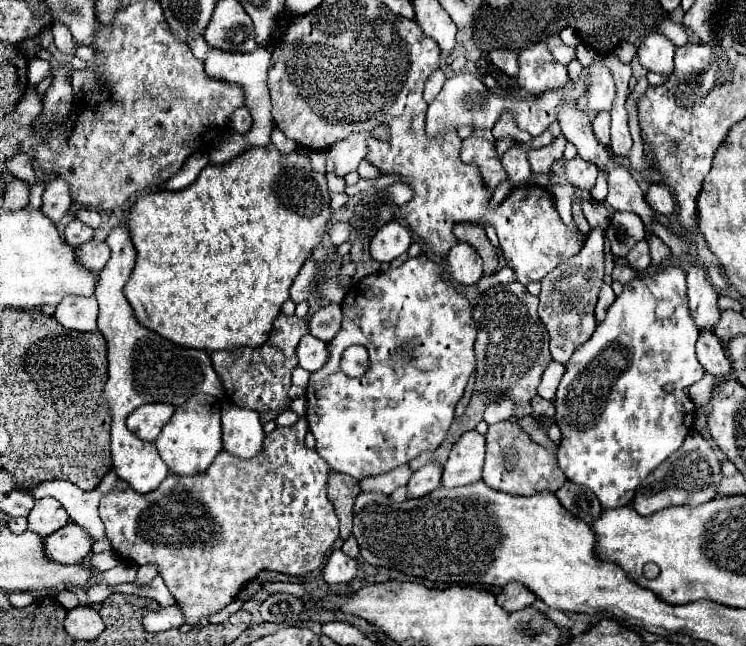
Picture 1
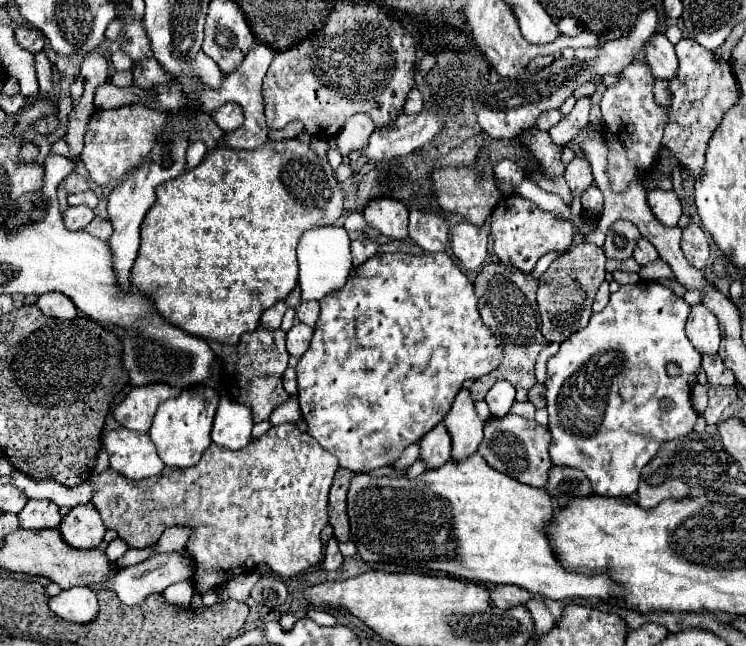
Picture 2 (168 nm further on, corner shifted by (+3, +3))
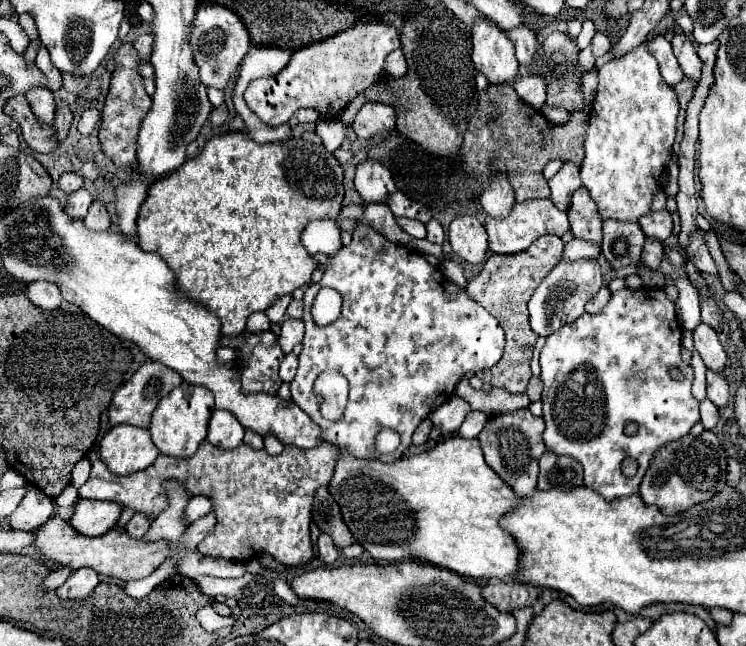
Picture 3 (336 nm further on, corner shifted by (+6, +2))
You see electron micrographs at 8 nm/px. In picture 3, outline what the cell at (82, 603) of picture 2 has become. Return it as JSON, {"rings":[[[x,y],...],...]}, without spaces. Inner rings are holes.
{"rings":[[[80,568],[76,572],[70,574],[70,578],[56,590],[56,594],[60,598],[74,598],[74,600],[80,600],[80,598],[86,598],[94,592],[98,584],[98,574],[94,570],[88,570],[88,568]]]}

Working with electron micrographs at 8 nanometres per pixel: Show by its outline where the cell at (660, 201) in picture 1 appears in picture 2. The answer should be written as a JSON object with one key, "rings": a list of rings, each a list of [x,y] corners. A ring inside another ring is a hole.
{"rings":[[[653,189],[647,195],[649,207],[655,213],[655,217],[667,225],[667,227],[675,227],[679,217],[681,217],[681,203],[677,199],[677,193],[673,189],[663,191],[663,189]]]}

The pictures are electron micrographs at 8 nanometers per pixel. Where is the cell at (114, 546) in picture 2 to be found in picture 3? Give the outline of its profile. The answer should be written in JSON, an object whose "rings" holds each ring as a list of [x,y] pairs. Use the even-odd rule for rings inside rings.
{"rings":[[[134,514],[132,520],[126,524],[126,530],[134,538],[142,538],[148,532],[148,528],[150,528],[152,522],[154,522],[154,518],[148,518],[148,514]]]}

